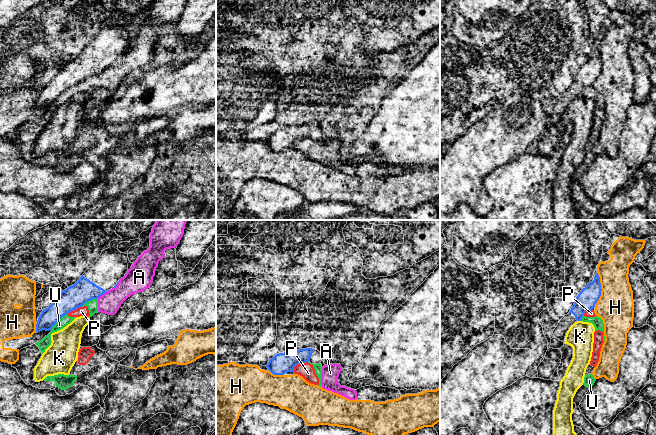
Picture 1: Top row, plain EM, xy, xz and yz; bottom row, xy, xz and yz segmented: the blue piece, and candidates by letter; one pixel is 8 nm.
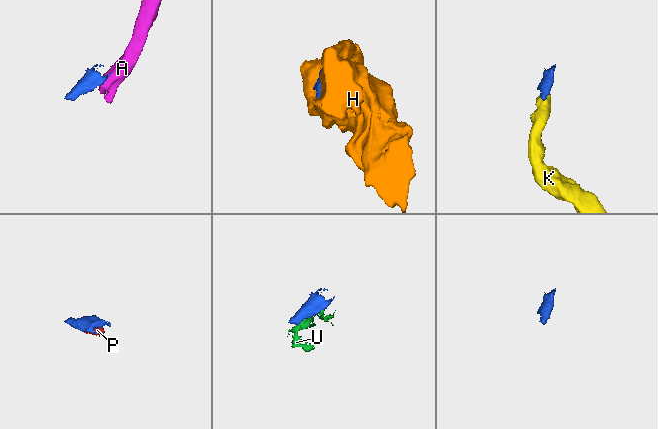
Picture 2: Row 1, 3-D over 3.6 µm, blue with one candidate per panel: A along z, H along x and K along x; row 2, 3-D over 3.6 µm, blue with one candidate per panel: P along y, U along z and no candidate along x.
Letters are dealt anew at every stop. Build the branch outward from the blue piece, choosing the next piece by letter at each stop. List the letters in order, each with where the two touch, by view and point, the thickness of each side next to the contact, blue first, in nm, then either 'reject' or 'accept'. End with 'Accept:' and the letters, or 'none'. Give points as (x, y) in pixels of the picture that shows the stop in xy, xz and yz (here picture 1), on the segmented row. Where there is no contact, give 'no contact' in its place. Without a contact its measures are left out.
A: xy (103, 293) | 190/170 nm | reject
H: yz (601, 290) | 160/300 nm | reject
K: yz (579, 320) | 160/220 nm | reject
P: xz (298, 363) | 170/120 nm | reject
U: xy (58, 320) | 190/80 nm | reject
Accept: none

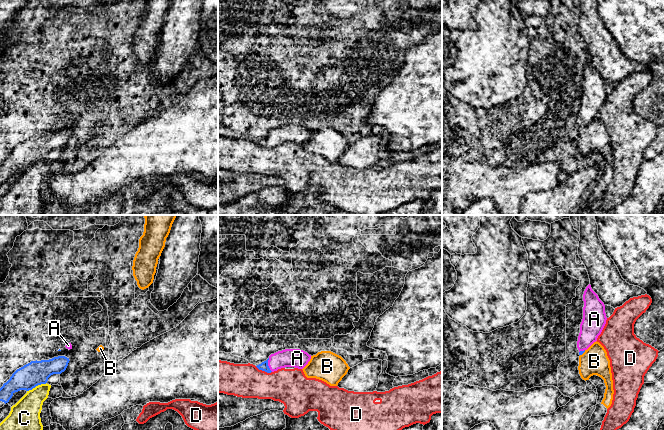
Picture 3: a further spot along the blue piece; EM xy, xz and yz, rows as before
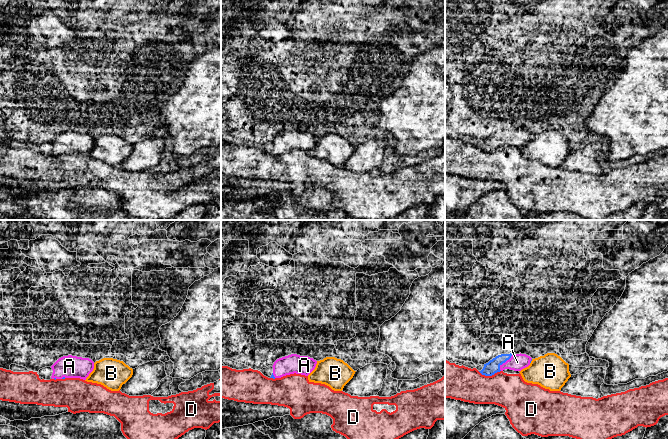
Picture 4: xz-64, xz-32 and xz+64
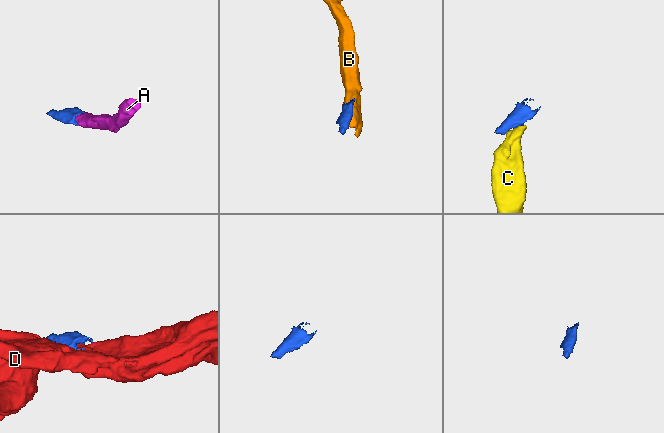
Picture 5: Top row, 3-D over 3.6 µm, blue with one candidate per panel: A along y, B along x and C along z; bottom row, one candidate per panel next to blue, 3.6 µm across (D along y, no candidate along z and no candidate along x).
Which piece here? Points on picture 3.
A: xz (267, 365) | 70/150 nm | accept
B: yz (582, 353) | 30/220 nm | reject
C: xy (36, 385) | 200/240 nm | reject
D: xz (263, 370) | 70/280 nm | reject
Accept: A

